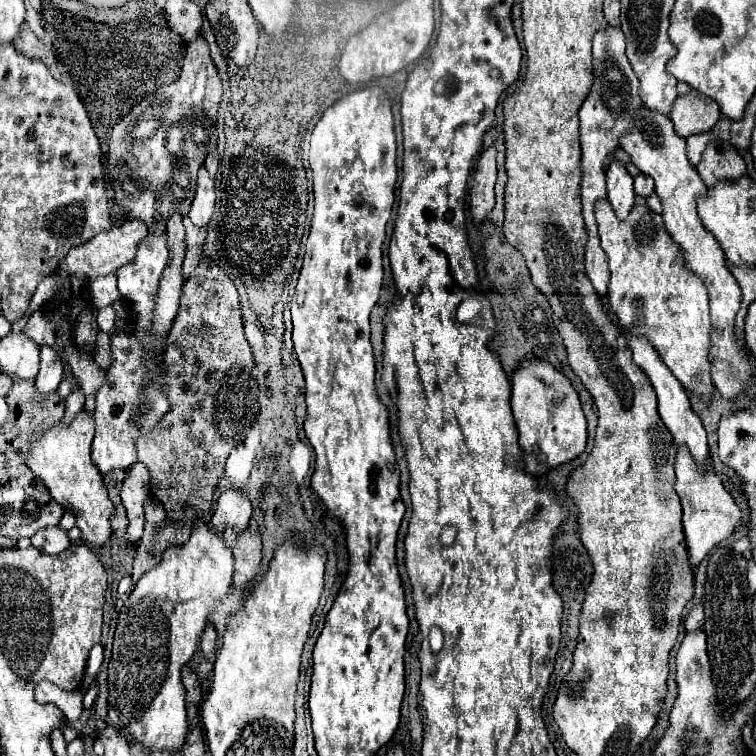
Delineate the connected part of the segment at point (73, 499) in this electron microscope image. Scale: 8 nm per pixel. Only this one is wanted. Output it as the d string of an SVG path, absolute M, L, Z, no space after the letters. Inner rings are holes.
M81 410L75 420L69 426L63 426L61 422L55 422L41 438L35 438L31 444L31 452L27 456L27 466L31 468L31 472L47 486L49 494L53 496L53 500L57 500L65 510L73 512L77 518L77 528L81 530L81 536L93 544L93 546L101 546L107 542L107 538L111 536L111 522L109 518L113 516L115 508L107 496L107 488L103 484L103 476L99 474L99 470L95 468L95 464L91 462L91 440L93 440L93 414L87 414L85 410Z

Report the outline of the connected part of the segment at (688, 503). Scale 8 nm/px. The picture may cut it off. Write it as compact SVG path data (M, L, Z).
M677 448L677 460L675 460L675 472L677 472L677 482L675 482L675 492L681 498L683 506L683 534L685 534L685 544L687 544L687 554L689 554L689 564L693 570L701 564L701 560L709 554L711 548L715 548L719 542L727 540L739 520L741 520L741 510L731 498L731 494L725 490L721 478L715 474L715 470L699 472L695 462L691 460L687 448Z

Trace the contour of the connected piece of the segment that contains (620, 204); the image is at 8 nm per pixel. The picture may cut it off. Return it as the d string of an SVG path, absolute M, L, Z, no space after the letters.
M613 160L607 168L607 200L619 220L625 220L635 204L633 178L619 160Z

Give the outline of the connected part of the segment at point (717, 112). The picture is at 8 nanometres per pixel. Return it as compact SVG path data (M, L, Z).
M691 90L689 94L675 100L669 116L673 120L675 132L681 138L687 138L691 134L707 132L709 128L713 128L715 122L721 118L721 108L709 96Z

